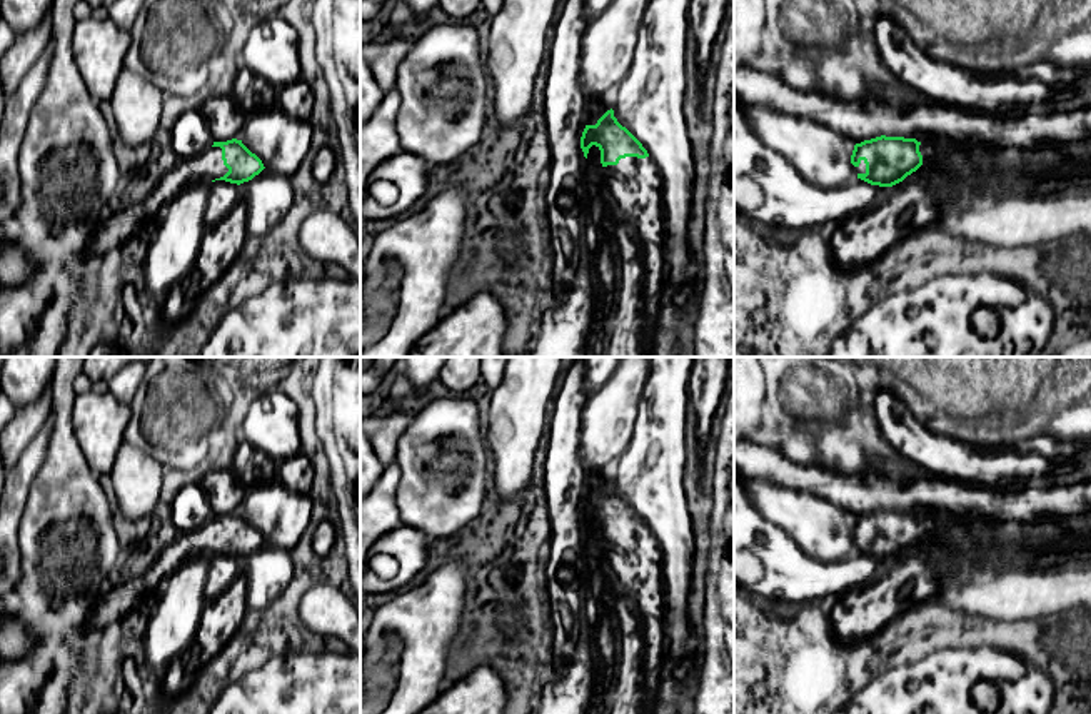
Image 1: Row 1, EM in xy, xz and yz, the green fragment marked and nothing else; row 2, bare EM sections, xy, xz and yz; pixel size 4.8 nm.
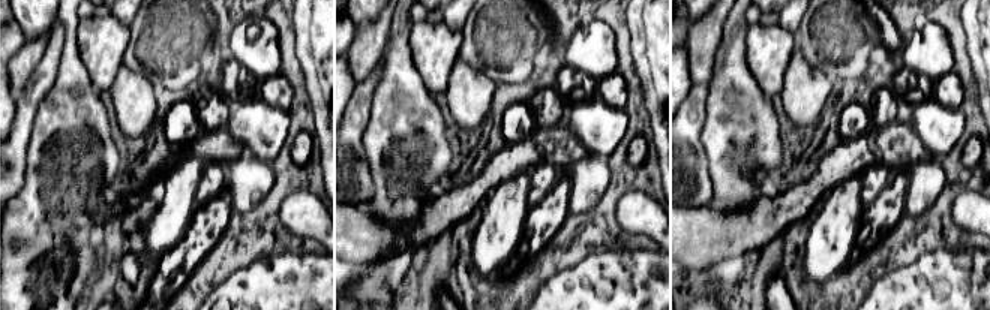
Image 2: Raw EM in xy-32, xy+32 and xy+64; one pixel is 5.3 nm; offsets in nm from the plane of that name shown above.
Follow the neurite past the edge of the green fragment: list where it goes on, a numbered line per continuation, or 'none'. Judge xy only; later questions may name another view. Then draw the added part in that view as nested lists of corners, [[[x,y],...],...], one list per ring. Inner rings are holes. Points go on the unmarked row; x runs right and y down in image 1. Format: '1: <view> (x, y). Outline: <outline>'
1: xy (125, 596). Outline: [[[210,520],[197,530],[178,534],[178,537],[158,554],[155,564],[143,576],[117,581],[108,594],[95,597],[85,632],[103,631],[108,624],[122,621],[145,597],[155,594],[163,582],[194,556],[215,554],[227,546],[229,542],[224,539],[220,520]]]

